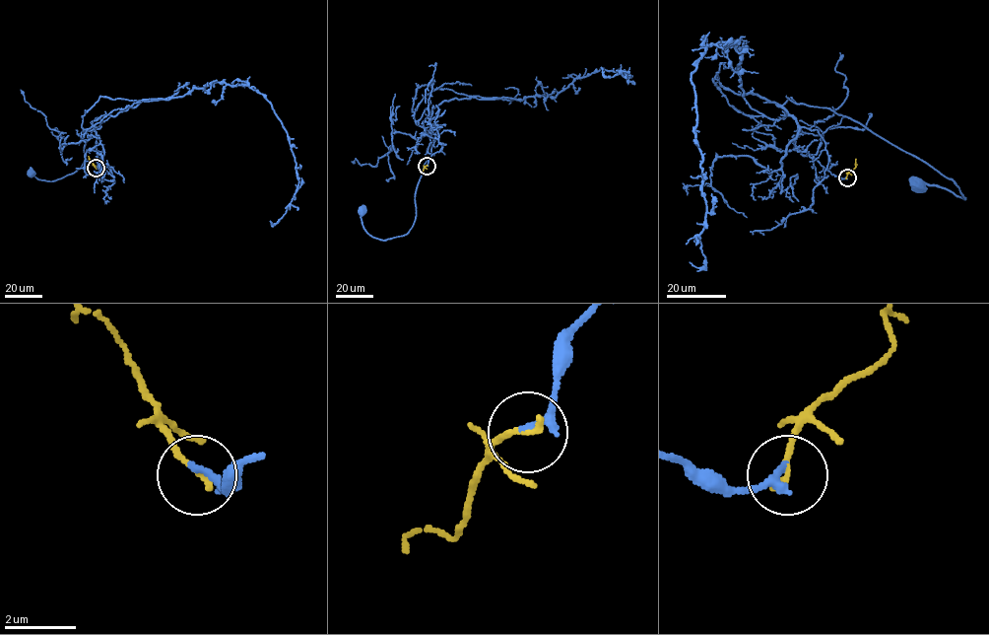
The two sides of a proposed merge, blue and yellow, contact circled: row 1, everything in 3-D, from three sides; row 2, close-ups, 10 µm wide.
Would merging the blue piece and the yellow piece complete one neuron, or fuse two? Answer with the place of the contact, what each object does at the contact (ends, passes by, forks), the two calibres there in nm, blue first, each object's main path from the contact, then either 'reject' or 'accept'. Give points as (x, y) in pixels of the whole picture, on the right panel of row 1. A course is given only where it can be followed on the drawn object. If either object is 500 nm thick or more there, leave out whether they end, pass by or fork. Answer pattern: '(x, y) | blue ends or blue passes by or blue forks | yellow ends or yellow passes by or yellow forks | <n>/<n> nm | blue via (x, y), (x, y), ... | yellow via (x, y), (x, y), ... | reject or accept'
(847, 177) | blue passes by | yellow ends | 140/180 nm | blue via (847, 176), (826, 169), (824, 138), (782, 105), (791, 98), (860, 122), (949, 178), (964, 199), (918, 186) | yellow via (847, 177), (855, 167), (856, 159) | accept

